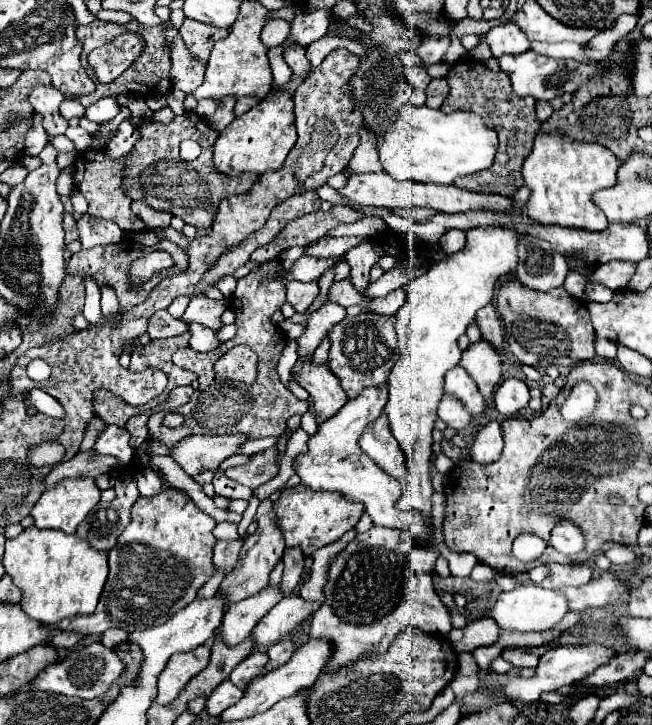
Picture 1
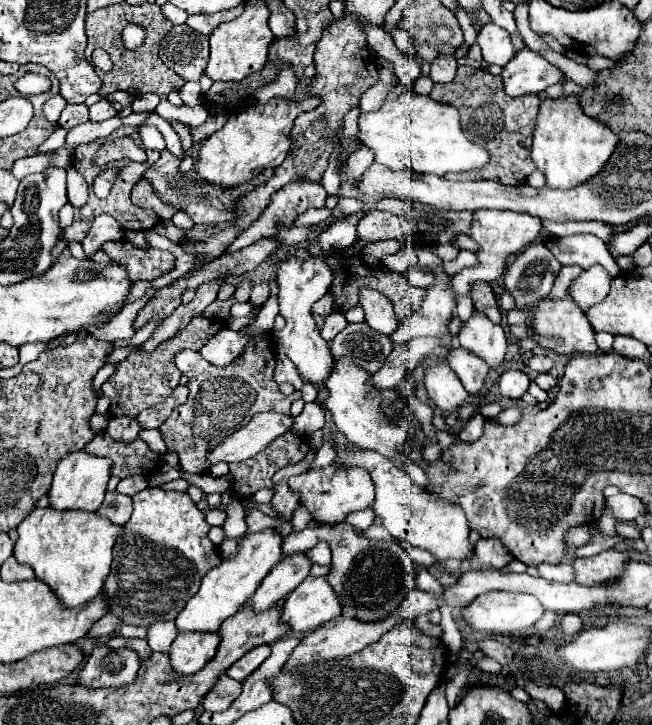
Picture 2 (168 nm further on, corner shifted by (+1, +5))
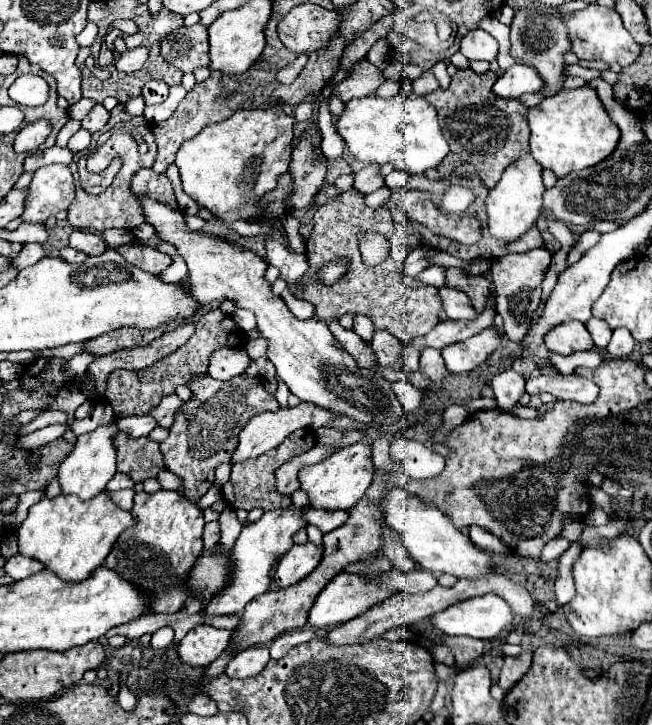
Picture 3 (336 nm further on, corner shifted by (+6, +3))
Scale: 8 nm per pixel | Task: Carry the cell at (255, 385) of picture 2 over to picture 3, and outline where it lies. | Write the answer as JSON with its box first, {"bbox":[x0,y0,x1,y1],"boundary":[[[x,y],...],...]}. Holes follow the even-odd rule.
{"bbox":[161,374,281,502],"boundary":[[[205,374],[187,382],[187,388],[193,392],[193,398],[183,402],[183,406],[177,410],[169,436],[161,442],[161,452],[165,456],[167,470],[183,478],[183,494],[191,502],[197,502],[213,486],[215,466],[229,462],[237,446],[237,436],[249,418],[261,412],[275,412],[281,406],[277,398],[265,390],[259,376],[235,376],[227,382],[219,382]]]}

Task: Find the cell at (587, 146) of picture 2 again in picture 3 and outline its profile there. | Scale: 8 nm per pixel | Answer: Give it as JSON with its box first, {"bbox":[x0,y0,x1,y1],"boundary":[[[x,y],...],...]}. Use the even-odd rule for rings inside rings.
{"bbox":[527,86,619,178],"boundary":[[[587,86],[577,90],[559,90],[541,104],[529,108],[527,120],[531,128],[531,156],[543,168],[553,170],[557,178],[599,164],[619,142],[619,128],[605,112],[595,90]]]}

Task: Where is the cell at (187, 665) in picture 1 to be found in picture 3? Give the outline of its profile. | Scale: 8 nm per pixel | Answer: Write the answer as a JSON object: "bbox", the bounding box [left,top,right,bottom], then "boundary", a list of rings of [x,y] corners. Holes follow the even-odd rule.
{"bbox":[179,626,231,666],"boundary":[[[195,626],[179,642],[179,658],[189,666],[209,666],[231,640],[231,630],[219,630],[213,626]]]}

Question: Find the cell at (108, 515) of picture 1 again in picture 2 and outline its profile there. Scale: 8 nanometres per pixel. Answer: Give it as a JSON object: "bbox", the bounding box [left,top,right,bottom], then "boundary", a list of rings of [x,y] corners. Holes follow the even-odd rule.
{"bbox":[98,492,132,524],"boundary":[[[106,492],[106,498],[98,510],[100,516],[110,518],[114,524],[126,524],[132,514],[132,498],[118,494],[118,492]]]}

